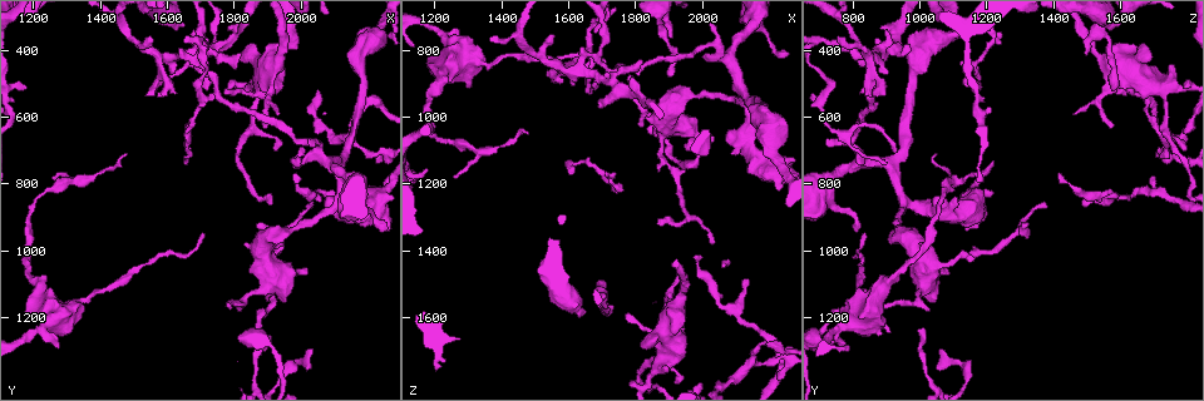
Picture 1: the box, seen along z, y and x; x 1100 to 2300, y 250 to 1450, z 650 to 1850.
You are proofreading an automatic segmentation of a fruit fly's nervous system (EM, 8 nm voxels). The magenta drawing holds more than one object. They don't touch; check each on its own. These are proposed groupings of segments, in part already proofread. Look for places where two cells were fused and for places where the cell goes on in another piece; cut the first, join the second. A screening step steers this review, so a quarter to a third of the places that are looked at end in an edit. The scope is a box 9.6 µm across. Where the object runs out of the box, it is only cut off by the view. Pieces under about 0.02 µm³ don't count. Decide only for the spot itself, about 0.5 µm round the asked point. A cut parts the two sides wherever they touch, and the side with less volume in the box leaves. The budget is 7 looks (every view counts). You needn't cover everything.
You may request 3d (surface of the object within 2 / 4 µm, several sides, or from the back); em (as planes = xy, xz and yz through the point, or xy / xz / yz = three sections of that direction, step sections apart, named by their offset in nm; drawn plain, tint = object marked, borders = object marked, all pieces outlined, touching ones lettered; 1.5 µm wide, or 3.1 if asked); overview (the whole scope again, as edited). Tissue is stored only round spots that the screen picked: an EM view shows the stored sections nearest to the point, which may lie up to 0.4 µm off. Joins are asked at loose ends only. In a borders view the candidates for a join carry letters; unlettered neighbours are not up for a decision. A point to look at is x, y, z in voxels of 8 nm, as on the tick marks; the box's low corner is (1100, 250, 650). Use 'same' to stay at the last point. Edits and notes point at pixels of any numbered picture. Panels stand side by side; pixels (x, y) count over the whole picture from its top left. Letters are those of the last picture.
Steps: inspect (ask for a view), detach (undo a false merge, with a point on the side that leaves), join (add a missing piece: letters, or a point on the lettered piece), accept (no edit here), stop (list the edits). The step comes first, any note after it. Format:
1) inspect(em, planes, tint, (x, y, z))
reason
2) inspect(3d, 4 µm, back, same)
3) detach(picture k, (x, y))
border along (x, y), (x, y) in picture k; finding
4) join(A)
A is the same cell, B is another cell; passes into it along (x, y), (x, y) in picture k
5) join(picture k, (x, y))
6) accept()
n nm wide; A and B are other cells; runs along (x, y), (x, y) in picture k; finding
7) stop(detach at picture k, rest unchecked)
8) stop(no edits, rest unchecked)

inspect(em, yz, step 4, borders, (1260, 790, 1190))
tapers out

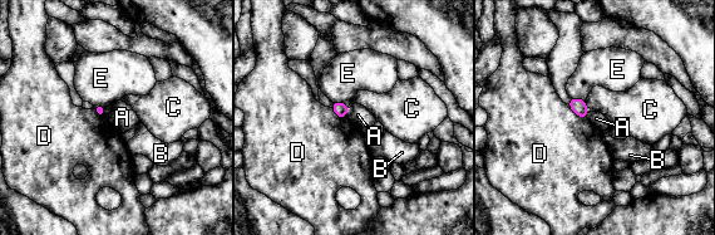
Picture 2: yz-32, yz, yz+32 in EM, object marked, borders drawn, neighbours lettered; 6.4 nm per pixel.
accept()
A, B, C, D and E are other cells; border along (349, 108), (345, 116) in picture 2; no lettered piece goes on from it

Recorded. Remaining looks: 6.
inspect(em, planes, borders, (1670, 340, 900))
free end

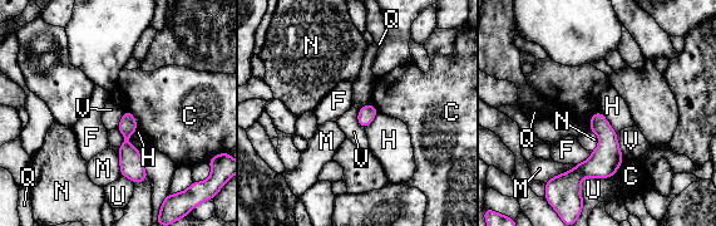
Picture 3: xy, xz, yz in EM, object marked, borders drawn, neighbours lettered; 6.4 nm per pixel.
accept()
C, F, H, M, N, Q, U and V are other cells; runs along (127, 114), (126, 150), (139, 178) in picture 3; no lettered piece goes on from it

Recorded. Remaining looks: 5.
inspect(em, planes, tint, (2230, 730, 1780))
tapers out

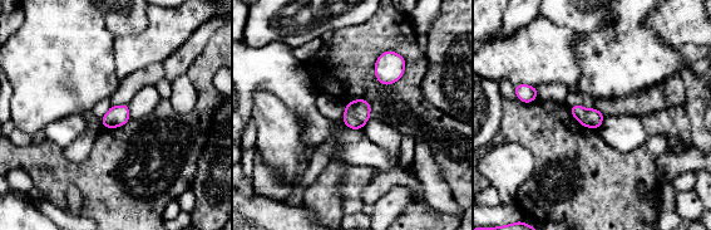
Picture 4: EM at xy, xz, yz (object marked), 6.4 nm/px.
inspect(em, planes, borders, same)

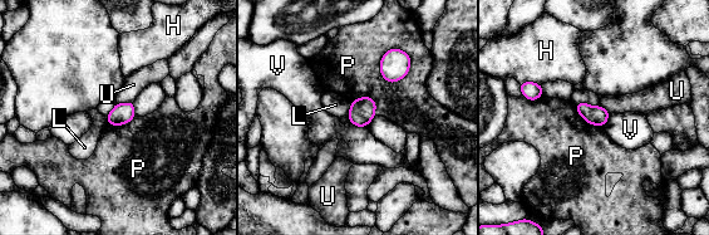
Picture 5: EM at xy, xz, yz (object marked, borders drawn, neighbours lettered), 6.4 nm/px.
accept()
130 nm wide; P touches over 240 nm; H, L, P, U and V are other cells; none of them fits

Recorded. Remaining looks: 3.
stop(no edits, rest unchecked)

